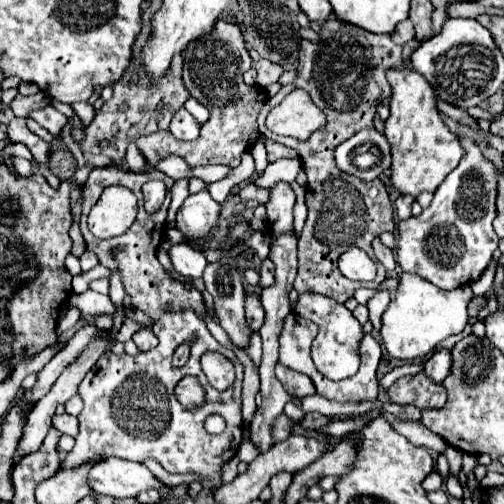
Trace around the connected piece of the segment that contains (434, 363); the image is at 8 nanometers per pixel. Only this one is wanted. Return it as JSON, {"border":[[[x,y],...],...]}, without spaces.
{"border":[[[442,349],[442,351],[436,351],[428,359],[428,363],[424,367],[424,373],[428,377],[432,377],[436,383],[442,383],[444,377],[448,377],[450,369],[452,369],[452,353],[448,349]]]}

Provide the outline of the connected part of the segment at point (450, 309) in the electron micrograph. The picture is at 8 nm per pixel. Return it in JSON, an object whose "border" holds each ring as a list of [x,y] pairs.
{"border":[[[400,275],[398,291],[382,315],[380,337],[394,359],[414,361],[428,355],[440,341],[464,331],[468,323],[468,303],[472,299],[470,285],[444,291],[416,275]]]}

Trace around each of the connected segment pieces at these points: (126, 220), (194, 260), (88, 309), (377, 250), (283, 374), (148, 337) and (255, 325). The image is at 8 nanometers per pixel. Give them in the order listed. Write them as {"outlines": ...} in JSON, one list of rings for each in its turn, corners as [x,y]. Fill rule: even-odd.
{"outlines":[[[[123,186],[104,189],[88,216],[88,228],[100,239],[122,235],[136,219],[136,195]]],[[[188,243],[172,245],[168,249],[168,257],[170,257],[170,263],[174,265],[174,269],[178,273],[182,273],[184,277],[202,277],[202,271],[206,267],[204,253],[194,251]]],[[[91,289],[80,295],[70,295],[70,301],[68,301],[66,309],[70,309],[70,307],[78,307],[82,315],[113,315],[115,312],[114,304],[108,295],[100,295],[100,293]]],[[[378,237],[374,239],[372,247],[374,247],[374,255],[376,255],[376,259],[378,259],[388,271],[394,271],[394,253],[392,253],[392,249],[384,247],[384,245],[380,243]]],[[[280,363],[276,365],[276,377],[294,399],[302,399],[306,395],[314,395],[316,393],[312,389],[312,379],[310,377],[306,377],[302,373],[296,373],[296,371],[288,369],[288,367],[282,367]]],[[[140,329],[140,331],[136,331],[132,339],[134,339],[134,343],[136,343],[136,347],[138,347],[140,351],[150,351],[150,349],[154,349],[154,347],[158,345],[158,339],[156,339],[156,335],[154,335],[150,329]]],[[[256,293],[246,295],[246,321],[252,331],[258,331],[264,323],[264,307],[260,305],[260,297]]]]}

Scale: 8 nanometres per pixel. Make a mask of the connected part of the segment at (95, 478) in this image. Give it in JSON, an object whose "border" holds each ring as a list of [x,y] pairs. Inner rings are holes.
{"border":[[[116,457],[96,463],[88,473],[88,485],[94,493],[110,497],[136,497],[146,489],[162,489],[146,465]]]}

